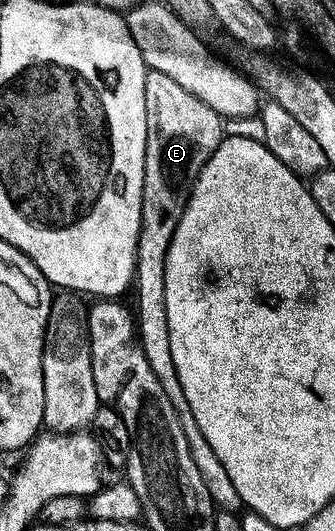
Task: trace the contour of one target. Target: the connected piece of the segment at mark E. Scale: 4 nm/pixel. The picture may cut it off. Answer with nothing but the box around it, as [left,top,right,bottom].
[136,72,243,511]

